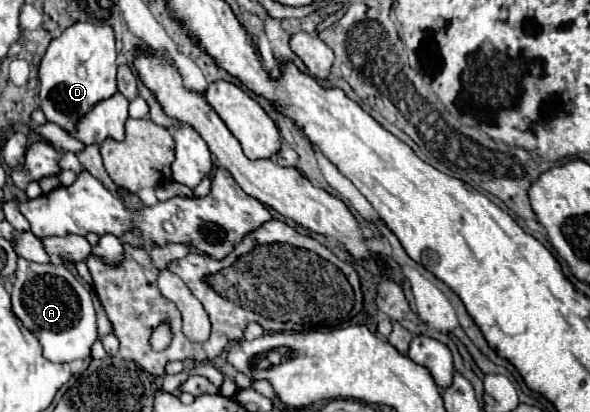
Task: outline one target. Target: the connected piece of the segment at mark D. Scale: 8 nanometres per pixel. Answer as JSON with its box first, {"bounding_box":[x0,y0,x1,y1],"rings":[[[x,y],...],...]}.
{"bounding_box":[39,23,117,133],"rings":[[[75,23],[55,37],[39,65],[39,109],[45,113],[45,119],[73,133],[85,113],[117,93],[115,57],[115,37],[109,25]]]}

